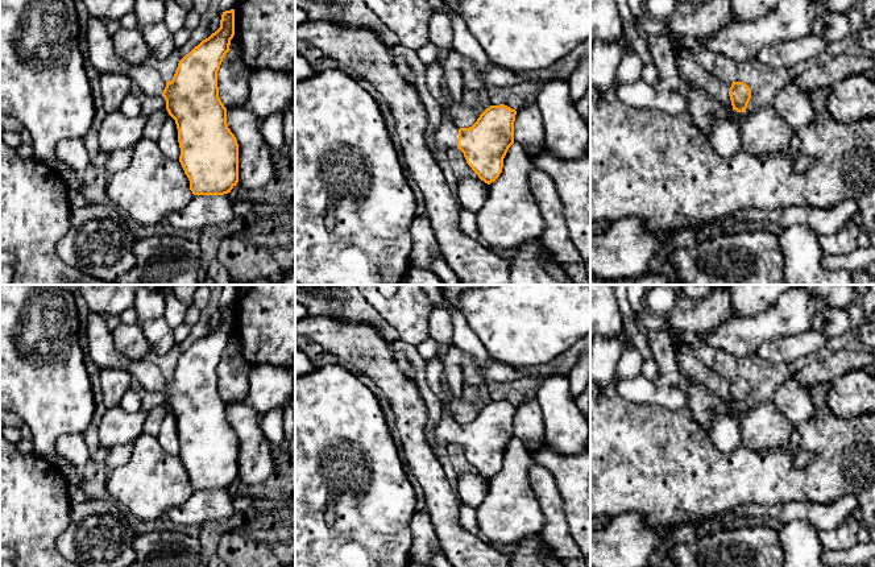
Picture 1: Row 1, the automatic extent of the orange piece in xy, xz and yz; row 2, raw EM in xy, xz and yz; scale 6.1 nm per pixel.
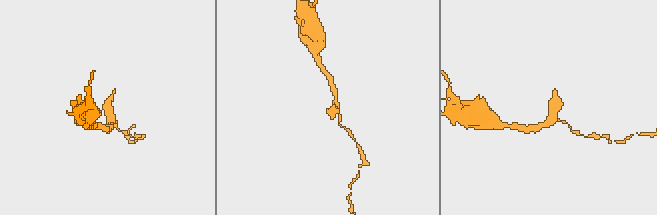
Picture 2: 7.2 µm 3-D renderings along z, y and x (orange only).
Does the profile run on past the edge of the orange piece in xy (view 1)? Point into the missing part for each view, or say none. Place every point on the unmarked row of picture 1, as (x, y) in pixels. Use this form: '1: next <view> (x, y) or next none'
1: next xy (100, 348)

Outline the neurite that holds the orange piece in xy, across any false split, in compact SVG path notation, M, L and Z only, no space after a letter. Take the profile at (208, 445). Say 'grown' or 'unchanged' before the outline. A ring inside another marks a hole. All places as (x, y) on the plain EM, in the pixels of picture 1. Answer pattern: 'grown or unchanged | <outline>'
grown | M231 305L223 307L220 323L179 356L173 376L165 377L148 357L130 360L116 351L105 316L91 311L86 324L87 352L100 369L124 369L138 380L145 392L165 393L166 405L178 425L179 458L194 491L224 491L239 477L239 439L228 423L227 403L219 393L217 382L217 367L223 353L231 345L233 331L235 305Z

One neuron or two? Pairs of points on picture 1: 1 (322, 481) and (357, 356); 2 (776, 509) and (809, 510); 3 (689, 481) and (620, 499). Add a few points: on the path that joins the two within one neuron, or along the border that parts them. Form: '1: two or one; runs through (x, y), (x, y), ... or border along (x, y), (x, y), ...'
1: two; border along (343, 363), (353, 372)
2: one; runs through (784, 510), (801, 510)
3: one; runs through (672, 481), (666, 487), (637, 487)

